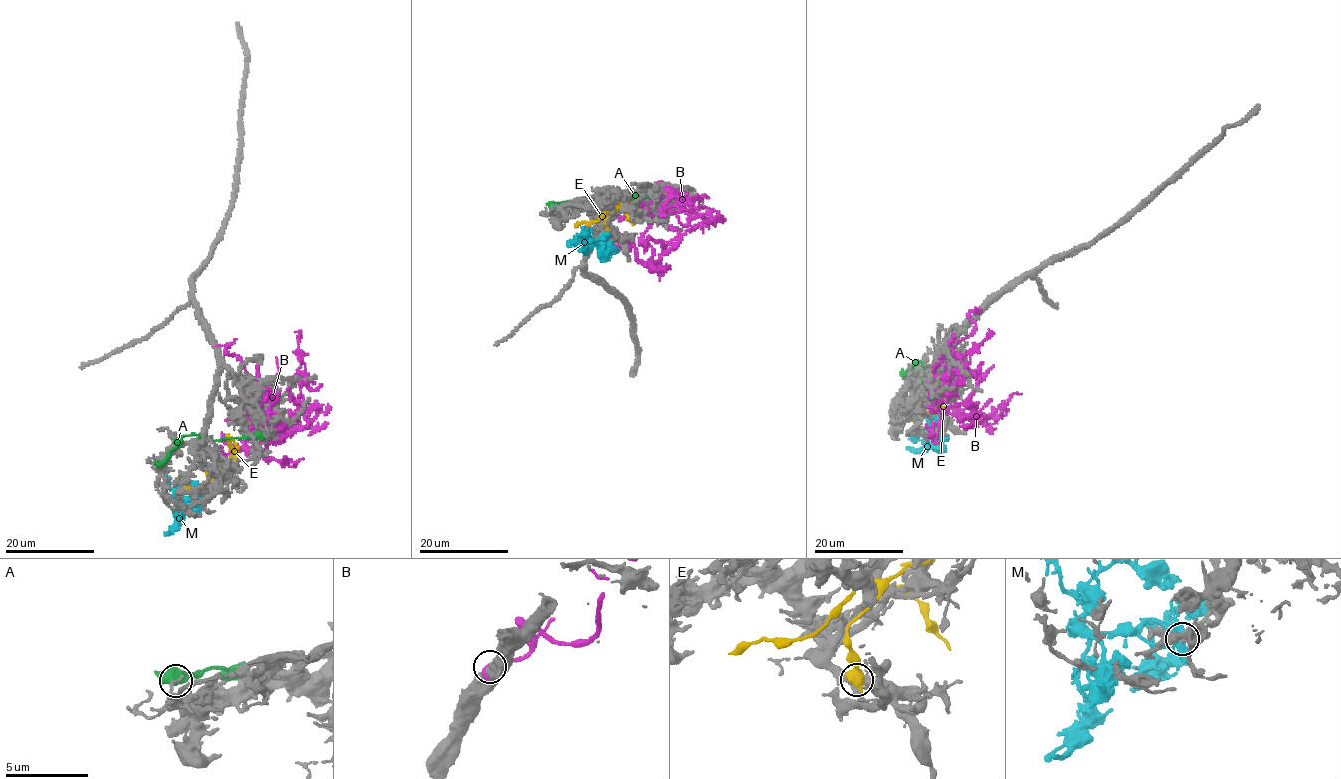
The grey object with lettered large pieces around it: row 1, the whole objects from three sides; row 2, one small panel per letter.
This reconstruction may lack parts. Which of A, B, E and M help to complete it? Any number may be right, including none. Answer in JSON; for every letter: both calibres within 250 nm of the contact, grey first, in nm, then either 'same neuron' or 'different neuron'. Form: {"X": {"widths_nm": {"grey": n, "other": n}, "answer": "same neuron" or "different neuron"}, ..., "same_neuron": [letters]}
{"A": {"widths_nm": {"grey": 200, "other": 600}, "answer": "different neuron"}, "B": {"widths_nm": {"grey": 700, "other": 320}, "answer": "different neuron"}, "E": {"widths_nm": {"grey": 440, "other": 700}, "answer": "different neuron"}, "M": {"widths_nm": {"grey": 440, "other": 550}, "answer": "different neuron"}, "same_neuron": []}

